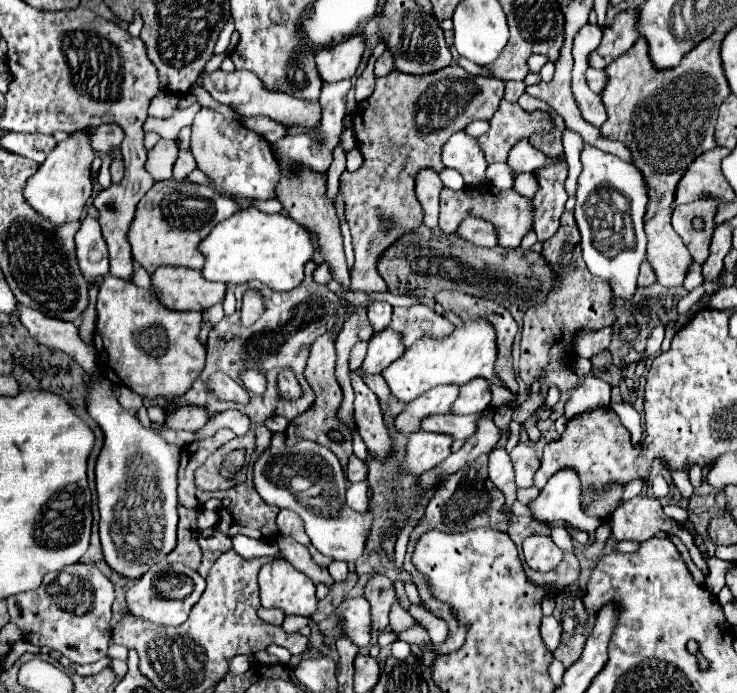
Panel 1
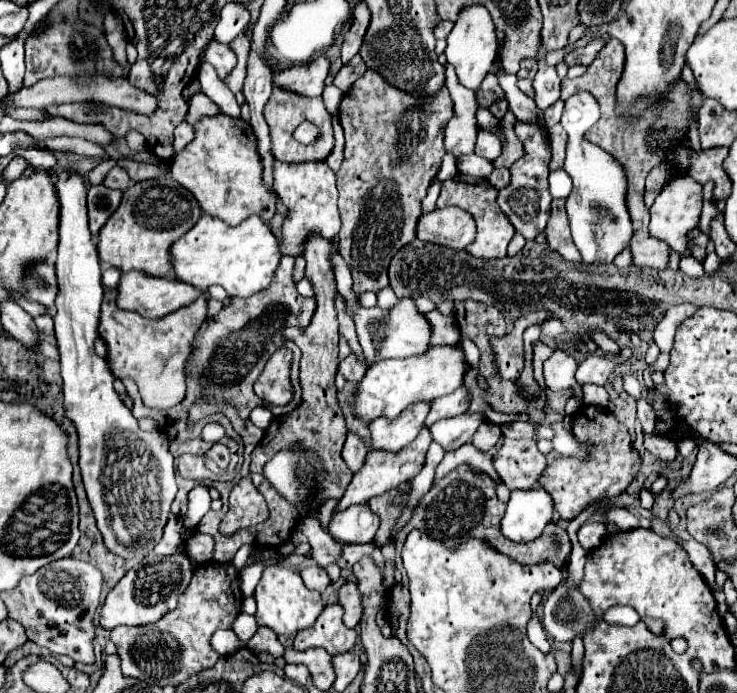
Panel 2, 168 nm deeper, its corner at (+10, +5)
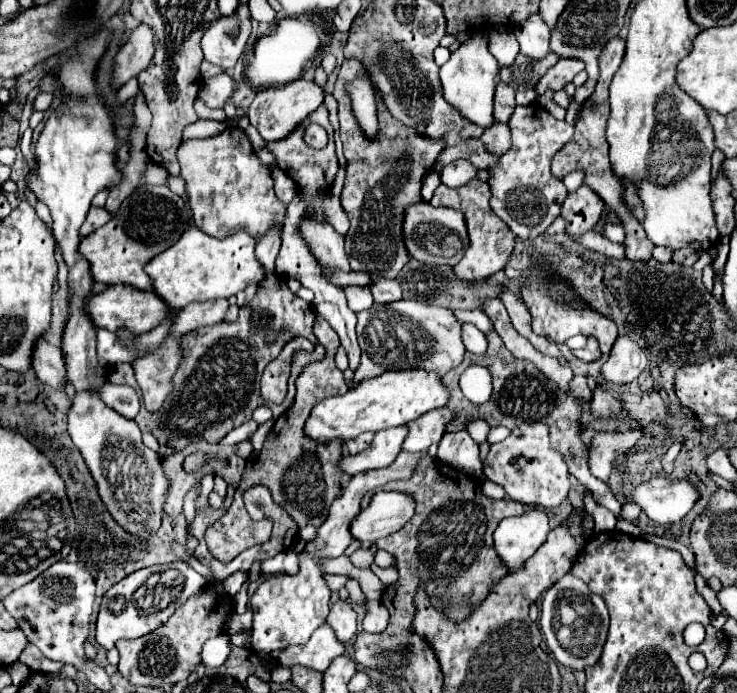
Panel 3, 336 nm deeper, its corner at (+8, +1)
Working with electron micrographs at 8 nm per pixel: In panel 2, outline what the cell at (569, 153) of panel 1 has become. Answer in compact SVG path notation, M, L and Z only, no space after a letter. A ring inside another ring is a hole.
M541 45L537 49L537 63L539 63L539 71L533 79L533 91L535 91L535 103L541 111L545 111L547 107L551 107L557 99L559 99L559 91L561 91L561 79L557 77L557 71L555 67L551 67L547 61L545 61L545 47Z

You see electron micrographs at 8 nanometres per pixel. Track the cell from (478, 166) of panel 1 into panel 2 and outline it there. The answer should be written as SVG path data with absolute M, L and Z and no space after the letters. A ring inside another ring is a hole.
M447 65L447 89L451 93L453 101L453 117L445 127L445 149L451 151L455 157L473 153L475 137L477 137L477 97L473 91L461 87L461 83L455 77L455 71L451 65Z

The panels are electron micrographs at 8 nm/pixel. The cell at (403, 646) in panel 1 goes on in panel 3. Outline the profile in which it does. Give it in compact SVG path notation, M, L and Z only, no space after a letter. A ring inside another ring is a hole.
M367 601L367 615L363 619L363 631L381 633L385 631L389 621L389 613L381 601Z

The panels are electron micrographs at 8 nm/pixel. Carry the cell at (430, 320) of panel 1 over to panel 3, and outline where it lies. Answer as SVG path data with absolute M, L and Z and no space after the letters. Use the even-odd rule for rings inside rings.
M379 279L375 283L371 283L371 293L375 297L375 303L393 303L401 299L401 287L397 281L389 281L389 279Z

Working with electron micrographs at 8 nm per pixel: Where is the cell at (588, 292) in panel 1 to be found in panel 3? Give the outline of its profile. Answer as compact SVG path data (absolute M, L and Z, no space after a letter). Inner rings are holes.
M579 187L575 193L569 193L561 205L561 217L567 221L565 233L569 237L579 237L591 231L603 209L603 201L589 187Z

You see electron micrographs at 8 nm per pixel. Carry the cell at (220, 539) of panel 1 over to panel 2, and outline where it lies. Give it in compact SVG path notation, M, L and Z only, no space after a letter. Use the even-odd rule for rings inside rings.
M193 533L193 537L187 541L187 555L193 555L197 563L211 561L213 555L213 537L203 533Z

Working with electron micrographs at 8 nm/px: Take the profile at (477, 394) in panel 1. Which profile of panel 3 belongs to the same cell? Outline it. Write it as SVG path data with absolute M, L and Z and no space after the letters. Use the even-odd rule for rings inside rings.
M439 407L435 411L429 411L427 415L421 415L419 419L413 419L409 427L409 435L403 443L403 449L415 453L415 451L427 451L433 443L439 443L441 435L445 433L447 425L453 421L455 411L449 407Z

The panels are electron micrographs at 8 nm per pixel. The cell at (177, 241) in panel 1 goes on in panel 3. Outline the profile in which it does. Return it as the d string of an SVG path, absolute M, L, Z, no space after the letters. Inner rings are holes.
M143 183L139 185L119 207L119 211L113 215L113 219L109 223L105 223L103 227L99 227L97 231L93 231L89 237L85 237L81 241L79 251L89 259L91 263L91 273L93 279L97 283L107 283L107 285L115 285L115 283L127 283L133 285L137 289L143 291L151 291L151 277L145 273L145 265L159 253L163 253L165 249L169 249L175 241L179 241L179 237L189 229L191 225L191 209L185 203L183 197L177 197L175 193L169 191L169 187L165 185L149 185Z

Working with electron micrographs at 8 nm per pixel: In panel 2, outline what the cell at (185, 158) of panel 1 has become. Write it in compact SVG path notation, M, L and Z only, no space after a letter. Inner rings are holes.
M187 121L179 123L179 125L175 127L175 143L173 143L175 153L179 153L181 147L185 147L185 143L189 143L191 139L193 139L193 125L187 123Z

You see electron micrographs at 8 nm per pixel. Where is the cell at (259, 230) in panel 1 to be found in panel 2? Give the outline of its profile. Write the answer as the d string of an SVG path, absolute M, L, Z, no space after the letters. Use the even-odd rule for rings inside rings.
M201 215L199 223L195 223L195 227L191 227L171 247L175 279L193 285L201 293L207 293L211 285L221 285L231 297L249 297L269 287L279 259L277 237L257 215L235 227L229 227L211 215Z

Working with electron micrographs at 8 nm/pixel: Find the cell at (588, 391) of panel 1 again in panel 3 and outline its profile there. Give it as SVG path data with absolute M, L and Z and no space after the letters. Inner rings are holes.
M621 335L611 349L611 357L601 365L601 377L603 381L619 385L631 383L633 379L639 377L645 365L647 365L645 351L631 337Z

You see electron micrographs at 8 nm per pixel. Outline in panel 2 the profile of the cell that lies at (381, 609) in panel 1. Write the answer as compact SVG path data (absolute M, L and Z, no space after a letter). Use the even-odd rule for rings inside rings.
M345 583L339 593L337 593L337 603L343 607L345 615L343 615L343 623L349 629L355 629L363 609L361 609L361 593L357 589L357 583Z

